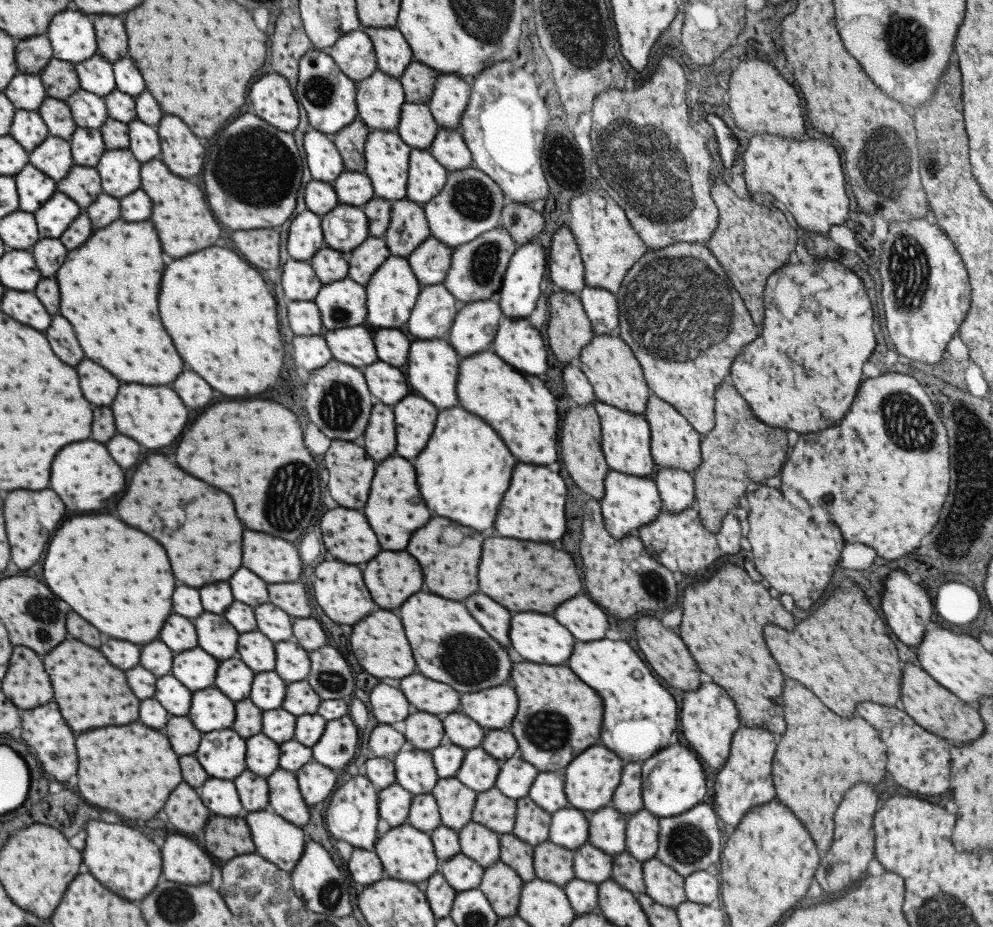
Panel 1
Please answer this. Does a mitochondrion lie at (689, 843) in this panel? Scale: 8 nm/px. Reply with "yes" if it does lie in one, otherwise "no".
yes

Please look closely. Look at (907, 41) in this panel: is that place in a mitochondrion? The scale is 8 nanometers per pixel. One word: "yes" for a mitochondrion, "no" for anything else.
yes

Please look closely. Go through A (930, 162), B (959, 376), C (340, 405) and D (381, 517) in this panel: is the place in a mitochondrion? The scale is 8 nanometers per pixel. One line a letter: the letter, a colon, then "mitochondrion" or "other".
A: mitochondrion
B: other
C: mitochondrion
D: other

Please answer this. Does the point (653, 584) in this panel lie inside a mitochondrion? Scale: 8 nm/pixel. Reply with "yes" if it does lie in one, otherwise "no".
yes

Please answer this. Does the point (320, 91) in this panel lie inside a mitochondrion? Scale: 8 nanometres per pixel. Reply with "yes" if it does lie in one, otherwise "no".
yes

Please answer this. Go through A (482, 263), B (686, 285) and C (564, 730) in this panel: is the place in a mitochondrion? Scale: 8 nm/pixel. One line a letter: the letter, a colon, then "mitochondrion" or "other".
A: mitochondrion
B: mitochondrion
C: mitochondrion

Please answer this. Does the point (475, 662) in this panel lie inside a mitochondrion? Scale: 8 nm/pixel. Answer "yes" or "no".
yes

